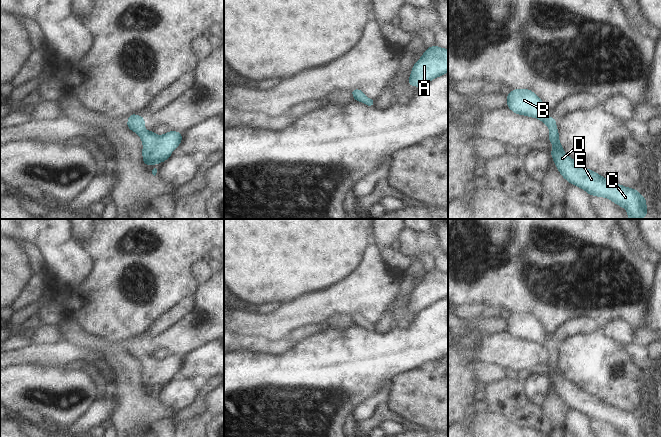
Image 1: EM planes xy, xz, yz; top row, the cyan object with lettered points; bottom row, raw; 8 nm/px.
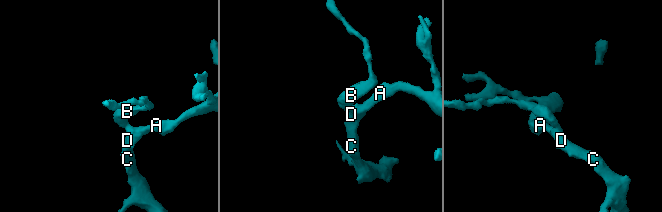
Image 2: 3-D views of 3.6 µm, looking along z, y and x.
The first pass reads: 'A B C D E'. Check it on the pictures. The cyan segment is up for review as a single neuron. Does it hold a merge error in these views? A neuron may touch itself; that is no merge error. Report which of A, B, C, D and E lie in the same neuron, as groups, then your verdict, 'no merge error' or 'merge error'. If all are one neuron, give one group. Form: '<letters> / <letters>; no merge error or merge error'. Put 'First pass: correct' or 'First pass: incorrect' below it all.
A B C D E; no merge error
First pass: correct

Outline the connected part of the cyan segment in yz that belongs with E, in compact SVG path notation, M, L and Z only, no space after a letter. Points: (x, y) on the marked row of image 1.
M514 89L506 96L507 107L517 115L541 120L550 129L549 141L553 144L551 156L562 177L570 184L585 190L589 195L605 197L627 210L628 219L643 219L648 214L646 198L638 190L610 182L570 158L559 142L556 119L546 116L542 100L529 89Z

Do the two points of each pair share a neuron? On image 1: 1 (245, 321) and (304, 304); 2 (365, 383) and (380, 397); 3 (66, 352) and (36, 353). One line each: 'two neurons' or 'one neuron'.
1: one neuron
2: two neurons
3: one neuron

